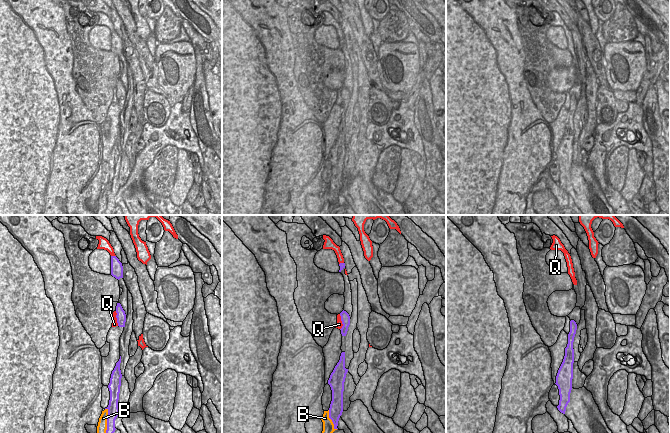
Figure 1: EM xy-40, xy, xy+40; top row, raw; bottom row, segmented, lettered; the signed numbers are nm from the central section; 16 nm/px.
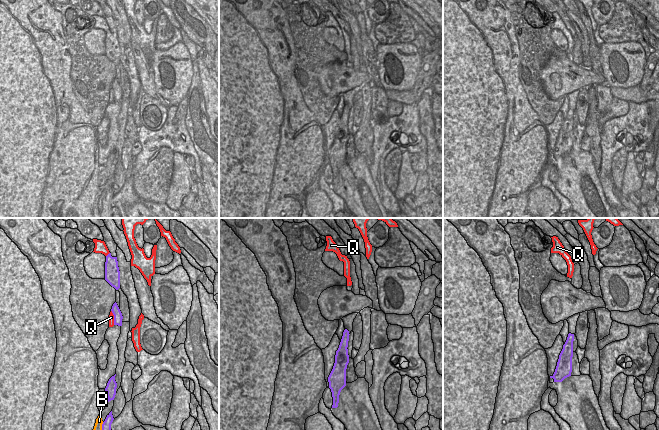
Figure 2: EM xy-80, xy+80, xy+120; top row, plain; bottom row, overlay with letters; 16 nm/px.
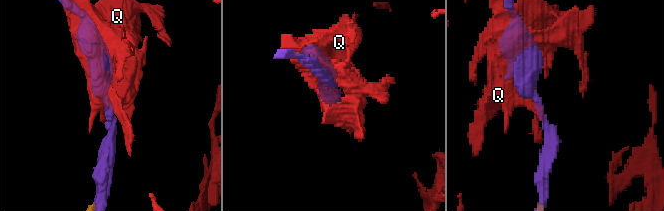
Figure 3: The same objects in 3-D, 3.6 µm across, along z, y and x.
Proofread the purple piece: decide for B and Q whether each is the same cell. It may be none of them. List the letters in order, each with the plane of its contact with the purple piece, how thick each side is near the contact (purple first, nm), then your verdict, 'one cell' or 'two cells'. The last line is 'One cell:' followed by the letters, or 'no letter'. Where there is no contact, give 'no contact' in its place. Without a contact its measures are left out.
B: xy-40 | 190/160 nm | two cells
Q: xy | 160/100 nm | two cells
One cell: no letter

